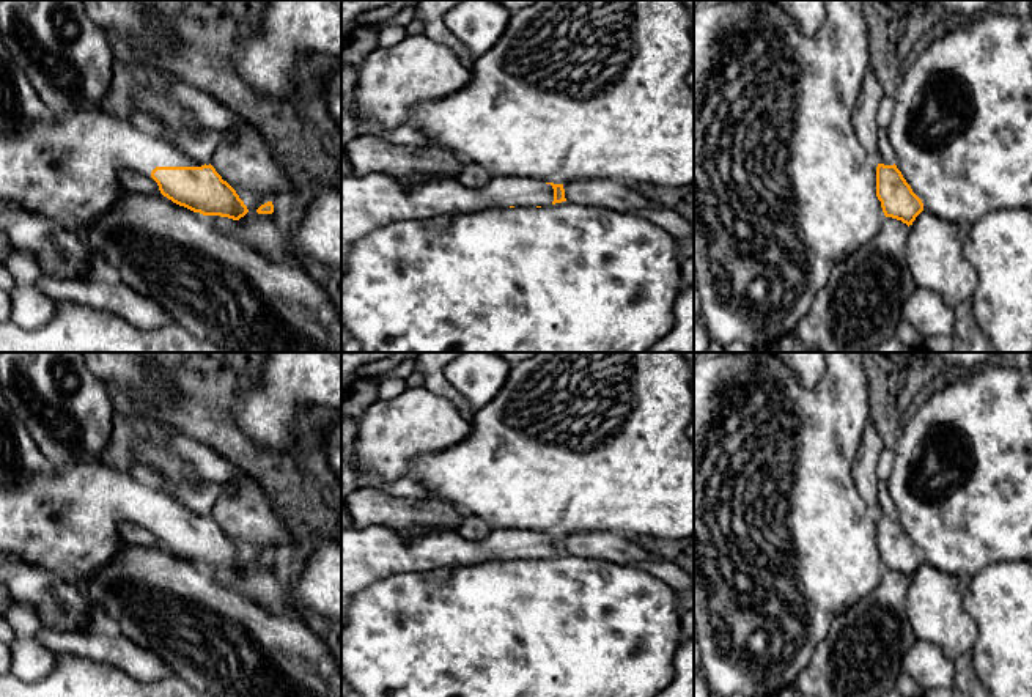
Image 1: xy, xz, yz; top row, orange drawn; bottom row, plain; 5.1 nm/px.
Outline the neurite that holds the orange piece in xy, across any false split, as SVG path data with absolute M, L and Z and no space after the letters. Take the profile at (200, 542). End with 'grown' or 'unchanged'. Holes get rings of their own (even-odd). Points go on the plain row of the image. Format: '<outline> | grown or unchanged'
M76 463L47 475L36 472L27 483L0 485L0 554L19 557L77 587L124 546L121 522L153 532L164 549L194 565L233 573L249 565L211 516L197 514L160 486L143 485L102 463Z | grown

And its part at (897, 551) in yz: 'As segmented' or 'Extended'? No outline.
Extended

